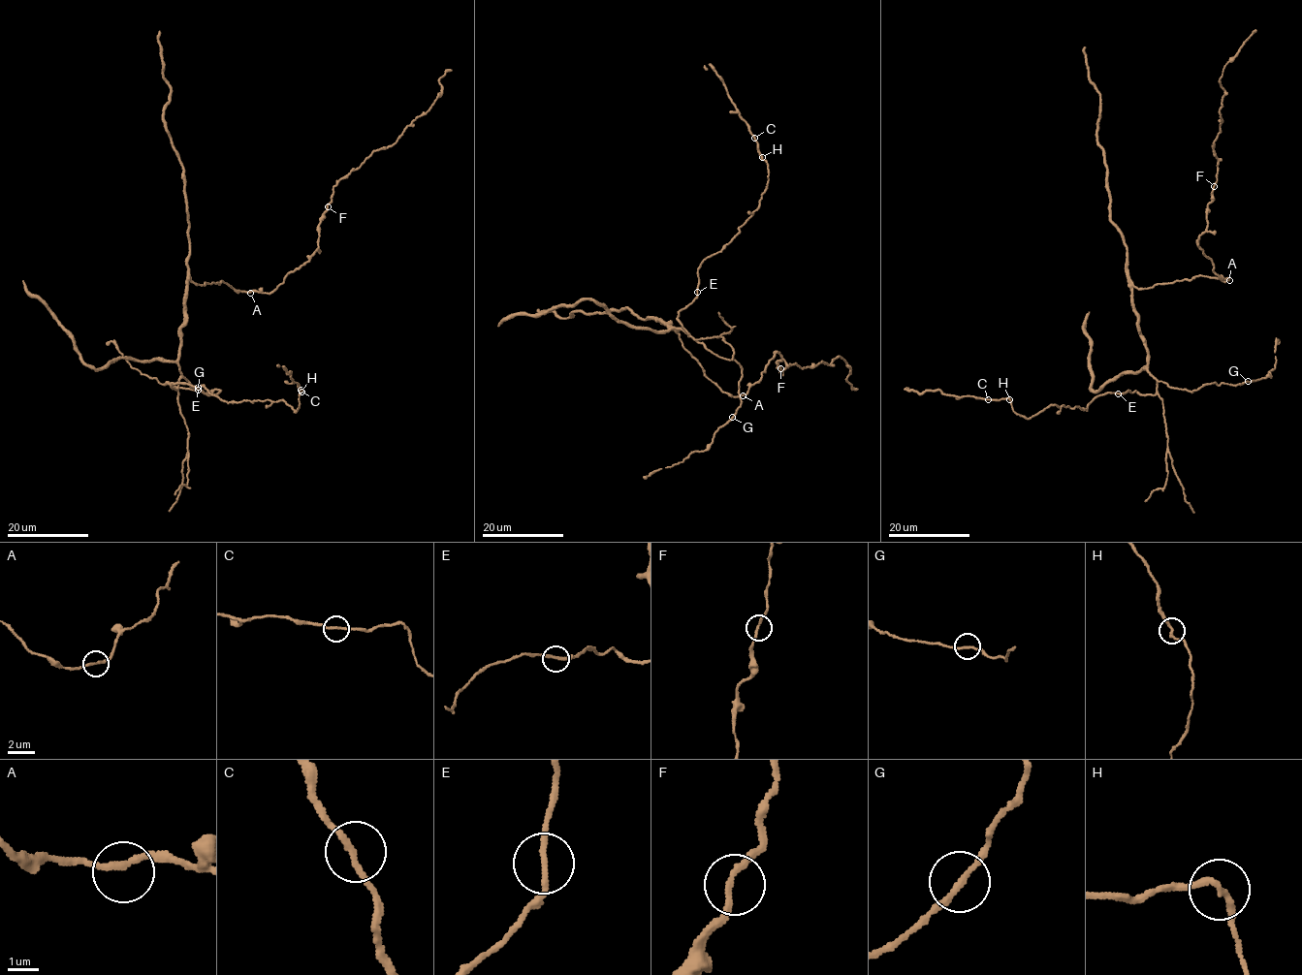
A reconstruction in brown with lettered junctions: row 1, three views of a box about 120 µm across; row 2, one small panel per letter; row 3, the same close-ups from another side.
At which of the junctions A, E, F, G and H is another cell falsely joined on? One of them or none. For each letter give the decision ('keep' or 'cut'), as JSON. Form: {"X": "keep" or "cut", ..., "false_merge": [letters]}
{"A": "keep", "E": "keep", "F": "keep", "G": "keep", "H": "keep", "false_merge": []}

